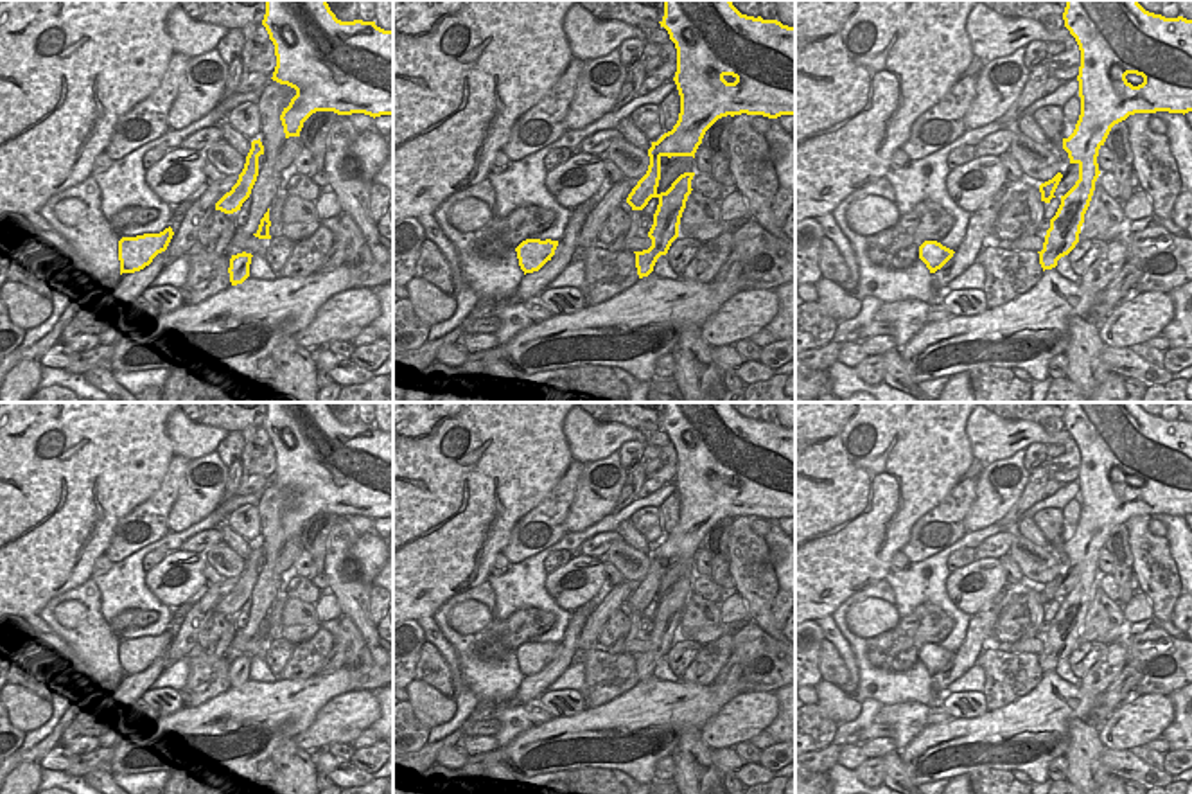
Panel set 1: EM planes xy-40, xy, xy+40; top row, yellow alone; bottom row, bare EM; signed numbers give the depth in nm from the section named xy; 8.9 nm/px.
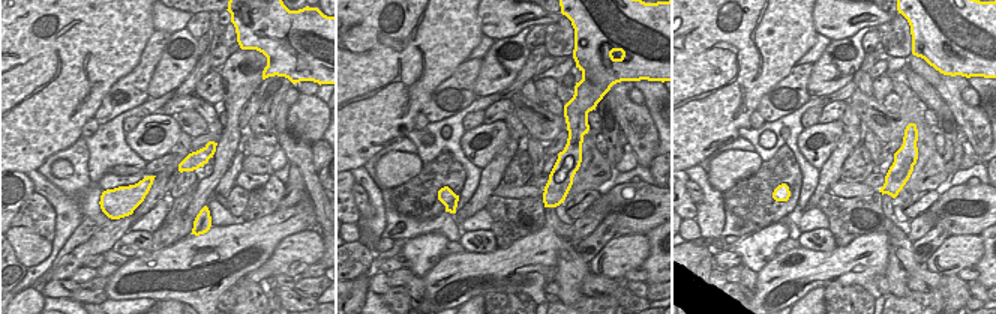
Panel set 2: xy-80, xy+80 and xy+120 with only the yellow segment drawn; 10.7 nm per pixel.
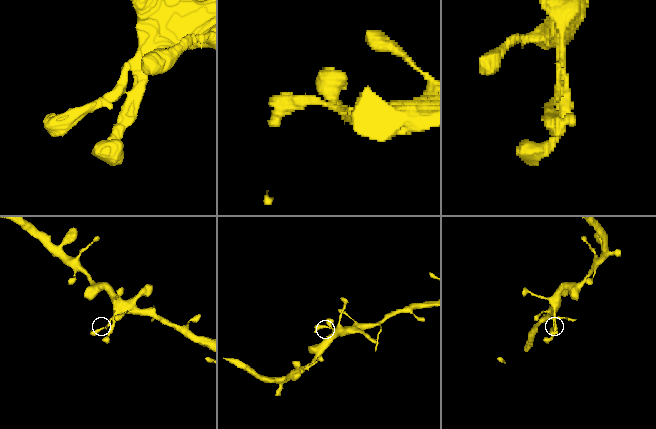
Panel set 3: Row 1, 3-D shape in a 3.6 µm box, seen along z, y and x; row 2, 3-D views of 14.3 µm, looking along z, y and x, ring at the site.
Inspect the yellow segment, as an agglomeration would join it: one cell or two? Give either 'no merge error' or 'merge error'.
no merge error

